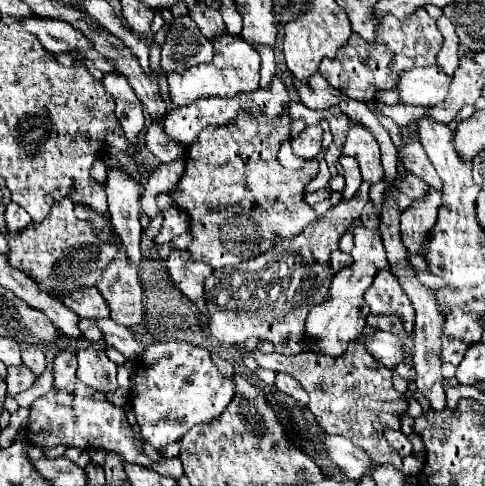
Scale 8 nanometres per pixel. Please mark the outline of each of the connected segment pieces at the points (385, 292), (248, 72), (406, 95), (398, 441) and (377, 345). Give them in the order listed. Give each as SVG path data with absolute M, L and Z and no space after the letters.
M384 268L374 278L374 284L366 292L366 302L372 310L372 314L394 314L402 320L404 330L412 334L414 328L414 308L408 296L402 292L398 280L394 280L394 274Z
M222 34L214 40L214 60L210 64L200 64L194 68L184 70L182 74L170 72L168 74L168 94L174 106L190 106L198 98L206 96L222 96L230 98L240 92L254 92L258 90L260 82L260 54L242 38Z
M440 66L414 68L408 72L402 72L396 88L400 94L400 104L436 106L446 100L450 82L452 78L444 74Z
M386 428L386 430L384 430L384 436L386 436L386 440L392 444L392 448L394 448L402 458L412 454L412 444L410 444L410 440L406 438L406 434L402 434L400 430Z
M376 332L367 339L365 347L378 362L382 362L388 368L394 368L396 364L400 364L404 360L402 342L398 336L390 334L390 332Z

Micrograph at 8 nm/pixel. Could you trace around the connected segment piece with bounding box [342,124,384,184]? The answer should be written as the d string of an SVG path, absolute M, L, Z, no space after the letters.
M360 124L350 128L350 136L346 138L346 144L342 148L344 156L352 156L360 164L362 180L376 184L384 178L384 168L380 162L380 148L374 136Z

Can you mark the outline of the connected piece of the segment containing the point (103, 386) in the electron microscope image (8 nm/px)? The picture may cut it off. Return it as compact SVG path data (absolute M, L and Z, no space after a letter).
M82 348L78 356L78 378L90 388L106 394L118 388L116 364L104 354L104 348Z

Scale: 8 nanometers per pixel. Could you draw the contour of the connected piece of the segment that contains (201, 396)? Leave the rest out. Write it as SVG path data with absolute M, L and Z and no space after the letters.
M156 342L144 350L136 364L136 386L130 390L130 404L142 434L154 448L162 448L170 442L180 440L192 426L214 420L234 398L234 378L226 378L218 372L210 360L210 352L188 342Z

